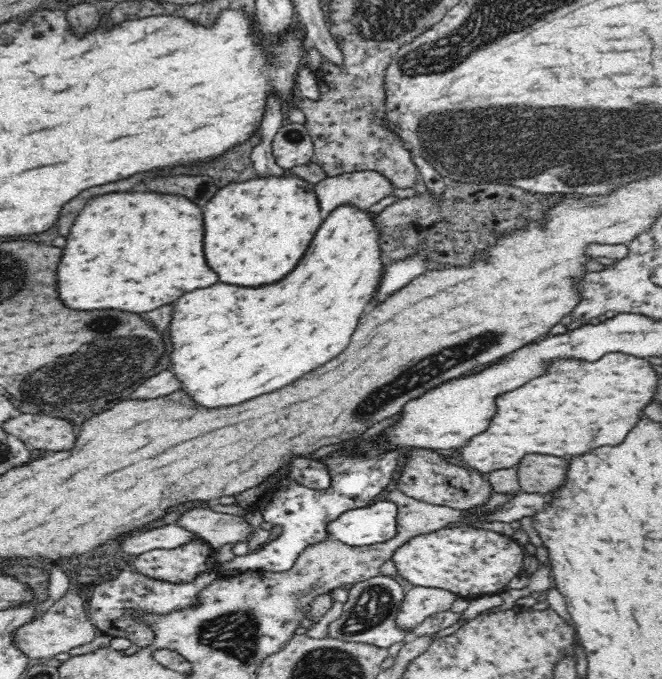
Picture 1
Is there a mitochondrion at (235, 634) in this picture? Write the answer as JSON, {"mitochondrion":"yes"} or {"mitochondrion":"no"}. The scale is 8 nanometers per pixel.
{"mitochondrion":"yes"}

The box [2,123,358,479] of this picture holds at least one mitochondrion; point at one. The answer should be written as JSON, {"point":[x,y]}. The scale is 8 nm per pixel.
{"point":[111,348]}

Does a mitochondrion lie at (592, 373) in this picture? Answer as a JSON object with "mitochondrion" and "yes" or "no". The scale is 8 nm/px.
{"mitochondrion":"no"}

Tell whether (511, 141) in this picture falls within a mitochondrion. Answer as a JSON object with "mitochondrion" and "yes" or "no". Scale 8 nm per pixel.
{"mitochondrion":"yes"}

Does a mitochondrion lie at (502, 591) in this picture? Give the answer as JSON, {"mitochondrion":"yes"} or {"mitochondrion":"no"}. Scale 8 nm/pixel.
{"mitochondrion":"no"}

